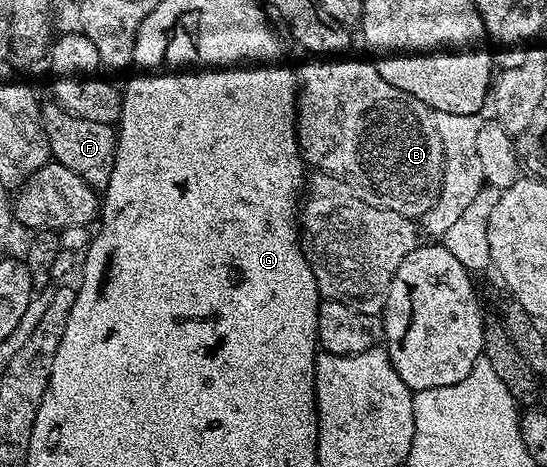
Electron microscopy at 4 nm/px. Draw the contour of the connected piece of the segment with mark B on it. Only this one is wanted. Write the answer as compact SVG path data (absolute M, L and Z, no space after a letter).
M322 56L317 60L310 60L314 62L306 62L302 67L297 67L296 77L299 92L296 99L296 129L298 131L298 149L302 151L305 165L315 171L336 176L341 182L348 184L348 188L352 188L352 192L356 192L356 196L360 196L360 200L364 200L370 206L379 206L385 210L400 212L400 216L411 220L421 219L422 215L427 214L432 208L432 204L438 202L438 194L442 191L444 152L434 123L435 111L420 100L416 100L416 96L408 96L408 92L388 84L388 80L384 80L384 76L380 76L378 67L373 61L357 62L354 58L346 57L350 56Z

